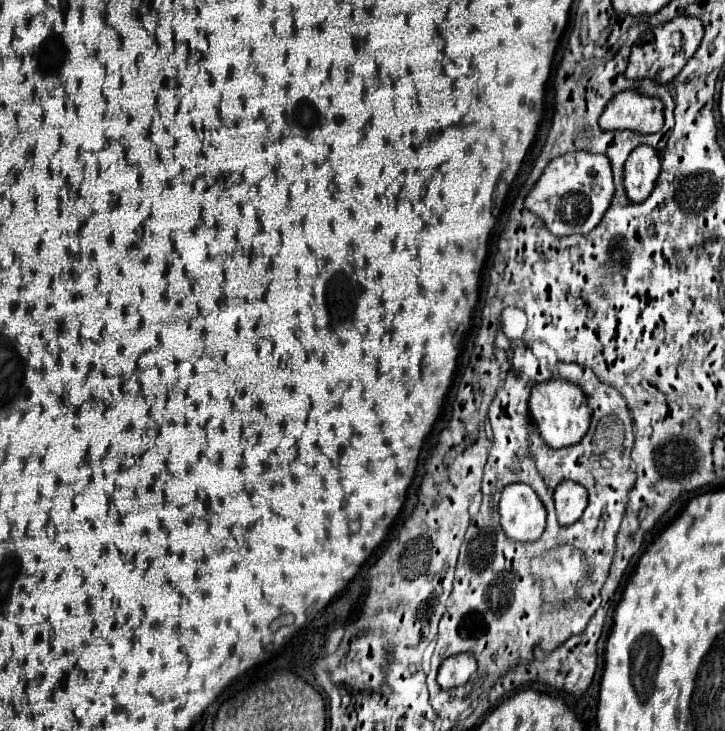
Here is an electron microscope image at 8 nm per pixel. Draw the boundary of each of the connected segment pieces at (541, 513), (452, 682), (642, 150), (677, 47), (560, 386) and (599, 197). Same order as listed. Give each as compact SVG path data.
M527 484L505 486L499 516L505 536L513 542L533 542L545 530L545 506Z
M469 652L455 654L441 662L437 672L437 682L443 690L451 690L467 684L475 672L477 672L477 662Z
M651 146L635 148L625 164L625 192L633 204L641 204L649 198L657 176L659 176L659 156Z
M677 16L661 26L655 26L649 34L645 34L633 44L625 78L645 78L657 84L669 84L689 62L689 58L697 52L701 38L703 38L703 26L697 18L691 16Z
M551 380L551 382L537 384L531 390L529 414L543 442L551 448L567 448L577 444L587 434L587 428L589 428L589 408L585 402L585 394L581 394L579 386L569 384L565 380Z
M569 152L547 164L541 178L533 186L533 190L525 198L525 208L539 216L545 228L557 236L573 236L573 234L589 234L605 216L611 198L613 198L613 174L609 160L603 154L591 152Z

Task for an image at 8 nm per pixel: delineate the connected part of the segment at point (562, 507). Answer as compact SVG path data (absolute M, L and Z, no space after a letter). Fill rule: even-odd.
M565 480L555 488L555 510L561 526L575 524L587 506L587 494L577 482Z

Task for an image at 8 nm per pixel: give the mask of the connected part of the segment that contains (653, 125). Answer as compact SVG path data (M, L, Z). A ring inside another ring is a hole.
M635 90L619 92L599 116L601 130L629 130L635 134L655 134L663 128L663 104L639 96Z

